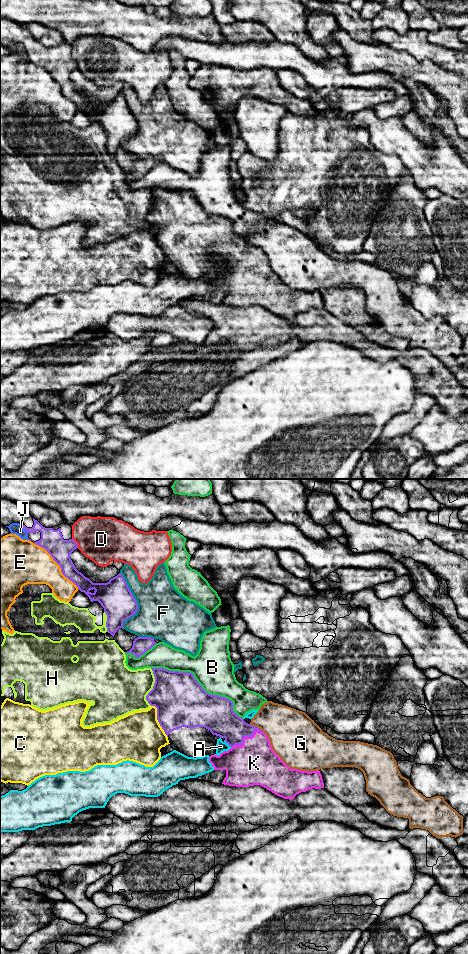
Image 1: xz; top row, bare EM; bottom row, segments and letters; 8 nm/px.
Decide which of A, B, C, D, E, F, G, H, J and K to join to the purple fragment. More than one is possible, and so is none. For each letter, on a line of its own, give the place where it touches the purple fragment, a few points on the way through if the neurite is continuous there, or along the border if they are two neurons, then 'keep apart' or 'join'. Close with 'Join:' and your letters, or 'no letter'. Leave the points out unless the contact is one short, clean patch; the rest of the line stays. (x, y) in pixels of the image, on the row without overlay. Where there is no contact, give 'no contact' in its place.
A: meets purple in xz at (228, 264); keep apart
B: meets purple in xz at (199, 204); keep apart
C: meets purple in xz at (157, 239); keep apart
D: meets purple in xz at (76, 63); keep apart
E: meets purple in xz at (57, 83); keep apart
F: meets purple in xz at (136, 121); keep apart
G: meets purple in xz at (257, 247); border along xz (250, 243), (263, 251); keep apart
H: meets purple in xz at (153, 207); keep apart
J: meets purple in xz at (23, 48); border along xz (21, 45), (27, 53); keep apart
K: meets purple in xz at (244, 256); runs through xz (219, 238), (244, 256), (250, 266), (254, 283); join
Join: K

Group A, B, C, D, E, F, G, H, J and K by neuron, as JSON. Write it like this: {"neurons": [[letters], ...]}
{"neurons": [["A"], ["B", "G"], ["C"], ["D"], ["E"], ["F"], ["H"], ["J"], ["K"]]}

